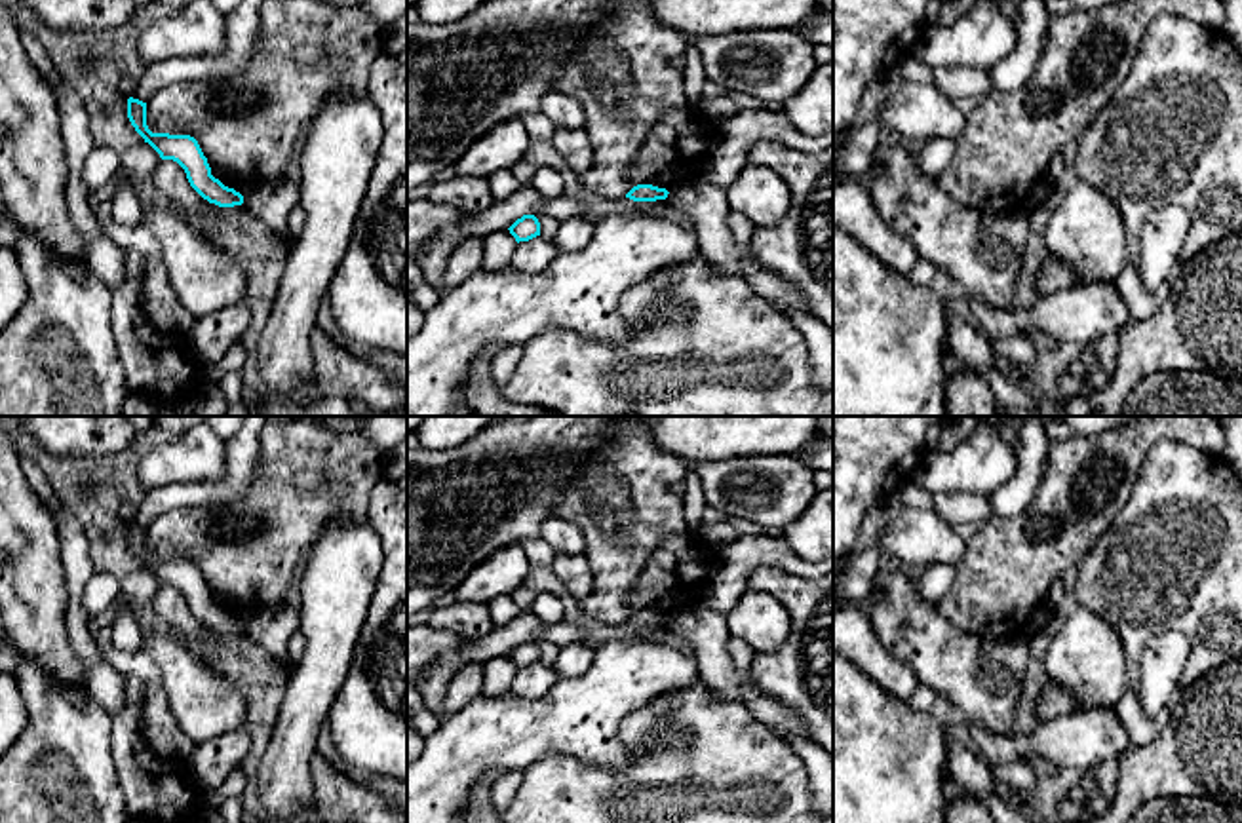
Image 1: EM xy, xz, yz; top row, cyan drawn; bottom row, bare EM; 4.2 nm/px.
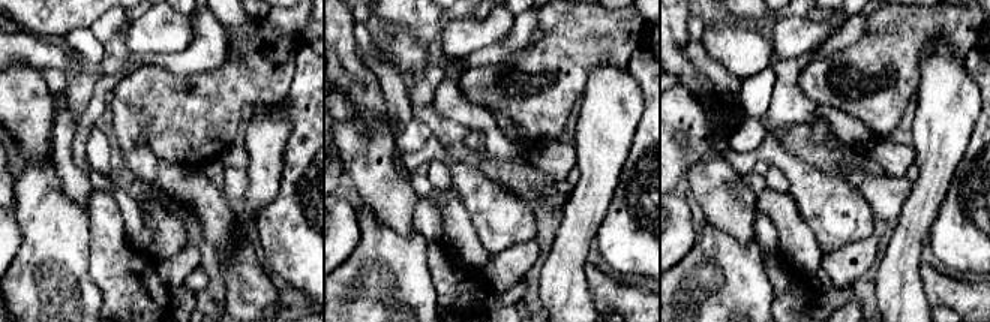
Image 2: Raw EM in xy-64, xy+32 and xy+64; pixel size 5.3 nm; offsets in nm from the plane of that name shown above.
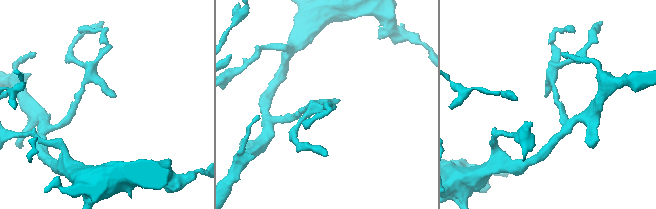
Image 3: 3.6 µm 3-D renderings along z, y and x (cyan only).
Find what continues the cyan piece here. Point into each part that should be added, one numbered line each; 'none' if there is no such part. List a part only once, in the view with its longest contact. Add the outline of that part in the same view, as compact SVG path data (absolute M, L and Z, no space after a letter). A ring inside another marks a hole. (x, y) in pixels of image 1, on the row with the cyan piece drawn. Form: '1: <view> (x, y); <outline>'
none

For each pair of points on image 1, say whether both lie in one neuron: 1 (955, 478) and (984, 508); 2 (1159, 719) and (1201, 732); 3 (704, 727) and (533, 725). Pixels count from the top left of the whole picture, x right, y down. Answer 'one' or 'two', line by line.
1: two
2: two
3: two

